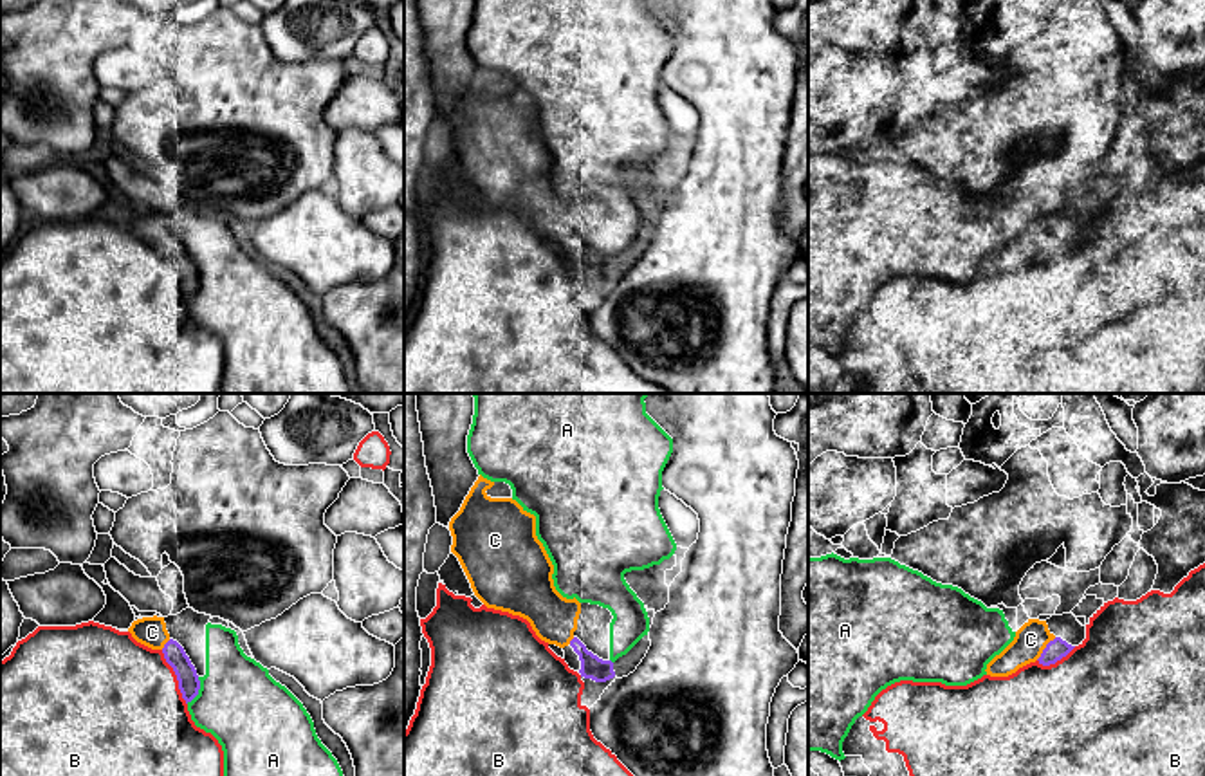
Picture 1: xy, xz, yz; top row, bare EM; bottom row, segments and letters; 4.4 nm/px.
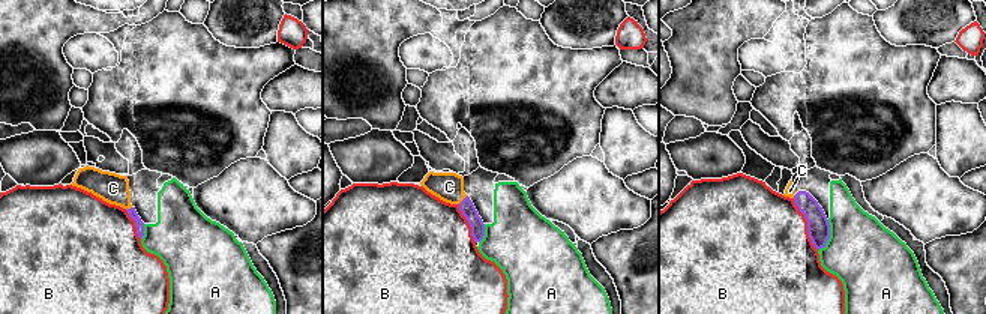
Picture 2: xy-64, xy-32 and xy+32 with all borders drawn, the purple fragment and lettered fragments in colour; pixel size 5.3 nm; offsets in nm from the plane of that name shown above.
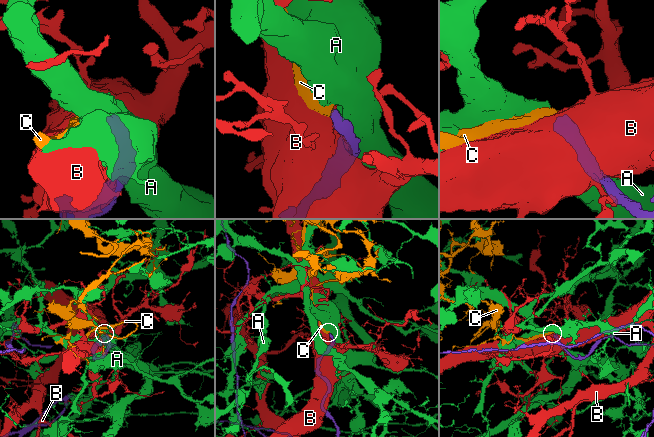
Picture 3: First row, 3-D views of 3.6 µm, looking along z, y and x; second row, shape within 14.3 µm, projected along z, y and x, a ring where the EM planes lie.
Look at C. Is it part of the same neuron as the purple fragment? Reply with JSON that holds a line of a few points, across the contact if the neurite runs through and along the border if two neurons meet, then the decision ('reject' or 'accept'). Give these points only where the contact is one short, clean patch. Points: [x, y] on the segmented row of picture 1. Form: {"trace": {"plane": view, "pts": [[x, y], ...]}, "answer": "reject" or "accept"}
{"answer": "accept"}

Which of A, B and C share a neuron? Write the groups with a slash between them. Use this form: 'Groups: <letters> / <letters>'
Groups: A / B / C

